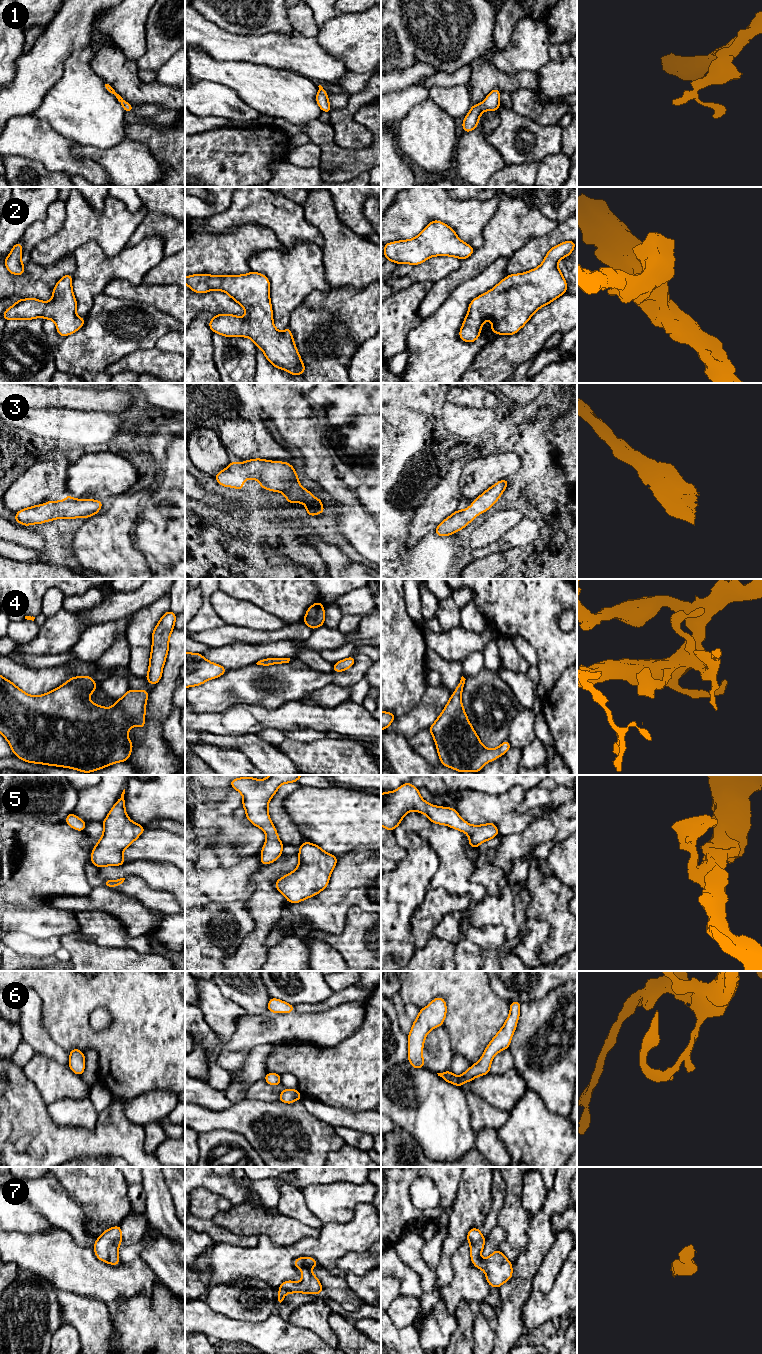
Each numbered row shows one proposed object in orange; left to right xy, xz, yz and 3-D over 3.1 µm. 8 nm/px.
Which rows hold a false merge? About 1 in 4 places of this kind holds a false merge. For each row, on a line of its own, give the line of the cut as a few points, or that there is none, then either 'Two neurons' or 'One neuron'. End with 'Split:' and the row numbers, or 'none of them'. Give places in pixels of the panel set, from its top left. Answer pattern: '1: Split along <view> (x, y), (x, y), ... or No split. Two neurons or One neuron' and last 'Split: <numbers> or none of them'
1: No split. One neuron
2: No split. One neuron
3: No split. One neuron
4: No split. One neuron
5: No split. One neuron
6: No split. One neuron
7: No split. One neuron
Split: none of them

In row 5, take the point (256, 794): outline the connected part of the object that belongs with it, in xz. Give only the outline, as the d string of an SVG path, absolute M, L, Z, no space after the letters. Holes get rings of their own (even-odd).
M270 775L262 780L241 777L230 782L230 786L243 796L242 806L246 818L266 833L266 842L261 850L261 865L277 860L282 855L284 846L269 817L268 803L282 784L297 782L301 776L303 775Z

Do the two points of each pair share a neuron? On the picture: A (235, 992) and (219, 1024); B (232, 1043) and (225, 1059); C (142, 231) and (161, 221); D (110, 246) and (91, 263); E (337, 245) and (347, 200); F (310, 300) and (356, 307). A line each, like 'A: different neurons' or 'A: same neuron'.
A: different neurons
B: different neurons
C: same neuron
D: different neurons
E: different neurons
F: same neuron

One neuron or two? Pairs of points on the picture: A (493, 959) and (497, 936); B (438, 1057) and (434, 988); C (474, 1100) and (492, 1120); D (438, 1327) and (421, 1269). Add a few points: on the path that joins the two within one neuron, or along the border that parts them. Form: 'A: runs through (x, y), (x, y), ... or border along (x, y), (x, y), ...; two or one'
A: runs through (493, 953), (493, 942); one
B: border along (442, 1025), (447, 1031), (451, 1047); two
C: runs through (477, 1105), (487, 1115); one
D: runs through (436, 1313), (436, 1307), (430, 1300), (429, 1283); one

